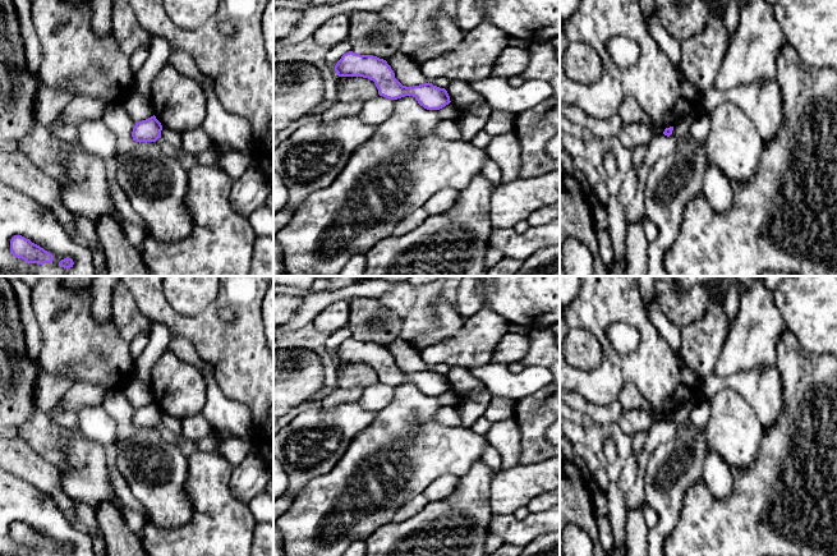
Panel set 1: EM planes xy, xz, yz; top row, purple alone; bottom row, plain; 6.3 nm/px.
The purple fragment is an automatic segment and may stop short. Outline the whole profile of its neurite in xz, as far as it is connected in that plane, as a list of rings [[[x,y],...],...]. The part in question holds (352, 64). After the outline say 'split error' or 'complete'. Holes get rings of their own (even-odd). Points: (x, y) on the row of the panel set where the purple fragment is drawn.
[[[349,51],[335,65],[339,77],[363,77],[374,82],[378,95],[390,100],[413,96],[427,110],[440,110],[449,105],[450,96],[445,88],[432,83],[403,86],[386,60],[373,55]]]; complete

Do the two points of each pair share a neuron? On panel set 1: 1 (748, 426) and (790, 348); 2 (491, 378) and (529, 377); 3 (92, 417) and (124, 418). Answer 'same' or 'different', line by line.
1: different
2: same
3: different

